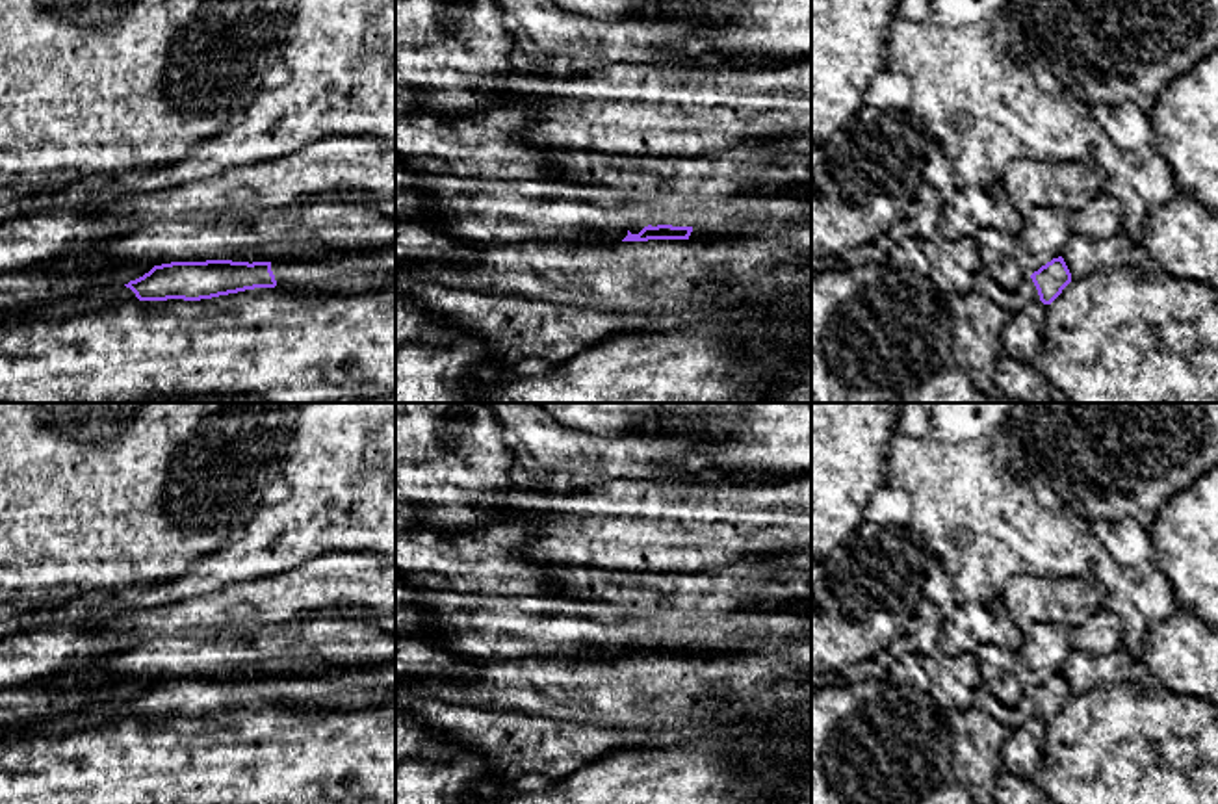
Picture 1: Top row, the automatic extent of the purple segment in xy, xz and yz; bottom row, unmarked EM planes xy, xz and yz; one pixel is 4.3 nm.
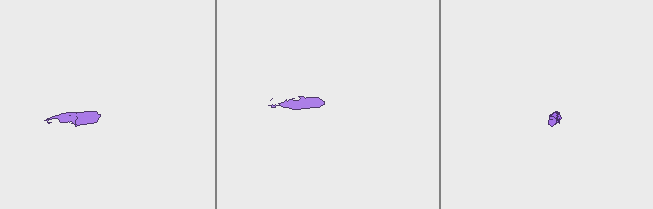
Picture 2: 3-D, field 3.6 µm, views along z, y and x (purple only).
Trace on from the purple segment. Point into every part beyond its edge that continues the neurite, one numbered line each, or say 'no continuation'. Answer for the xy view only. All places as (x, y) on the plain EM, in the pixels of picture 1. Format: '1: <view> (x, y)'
1: xy (375, 686)
2: xy (106, 713)

